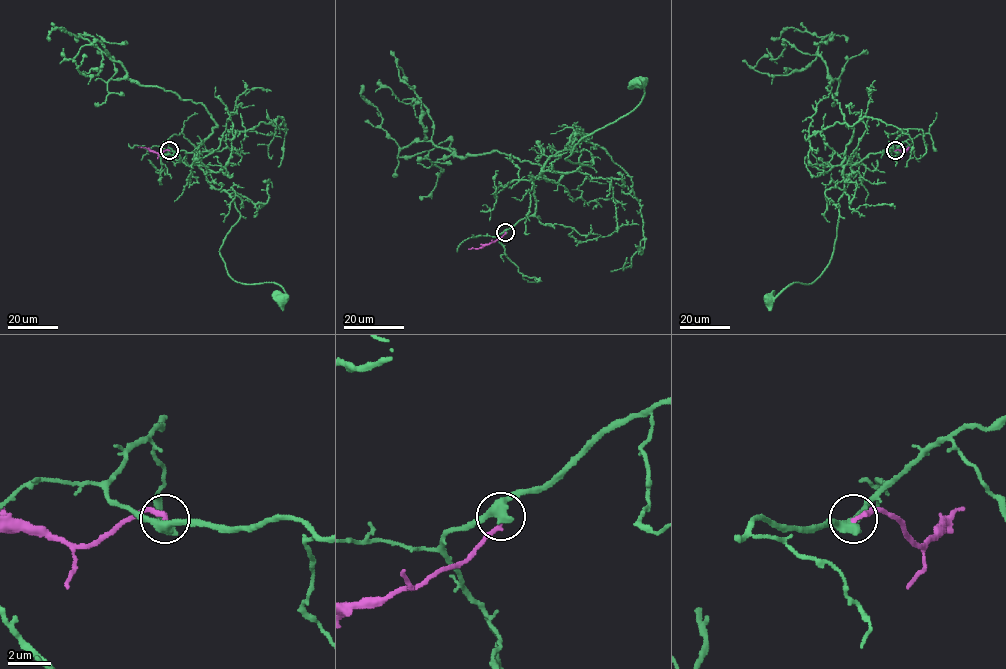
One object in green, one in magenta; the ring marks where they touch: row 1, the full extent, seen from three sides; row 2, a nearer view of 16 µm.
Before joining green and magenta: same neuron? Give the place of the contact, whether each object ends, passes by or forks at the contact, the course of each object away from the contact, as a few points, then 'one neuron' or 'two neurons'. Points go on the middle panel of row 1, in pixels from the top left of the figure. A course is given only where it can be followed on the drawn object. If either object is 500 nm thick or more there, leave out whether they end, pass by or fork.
(505, 232) | green passes by | magenta ends | green via (505, 232), (535, 212), (538, 175), (590, 166), (565, 159), (584, 137), (635, 107), (644, 94), (640, 82) | magenta via (505, 232), (493, 242), (468, 249) | two neurons

